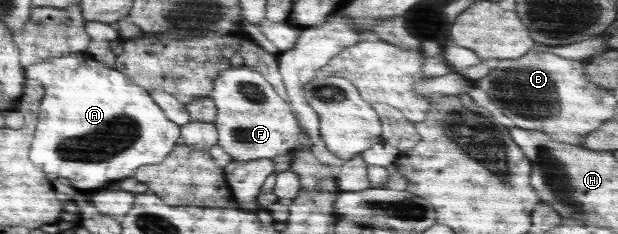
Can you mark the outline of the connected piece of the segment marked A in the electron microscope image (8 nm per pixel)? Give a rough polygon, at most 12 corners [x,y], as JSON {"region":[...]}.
{"region":[[87,51],[41,82],[33,163],[75,188],[180,139],[150,92]]}

